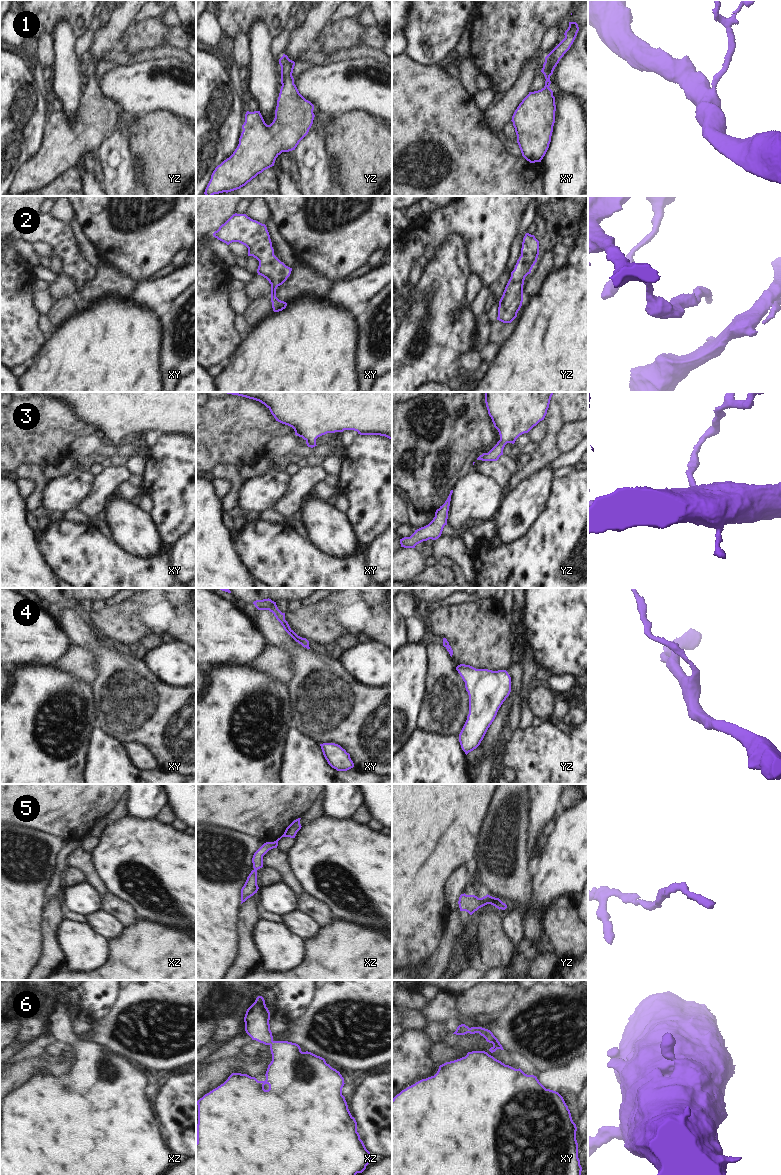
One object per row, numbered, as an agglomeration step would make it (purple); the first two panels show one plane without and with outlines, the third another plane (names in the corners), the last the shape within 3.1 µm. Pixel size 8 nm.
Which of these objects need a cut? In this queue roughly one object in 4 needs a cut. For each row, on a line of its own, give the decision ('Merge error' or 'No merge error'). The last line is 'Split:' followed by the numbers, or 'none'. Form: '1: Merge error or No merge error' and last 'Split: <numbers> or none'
1: No merge error
2: No merge error
3: No merge error
4: No merge error
5: No merge error
6: No merge error
Split: none.

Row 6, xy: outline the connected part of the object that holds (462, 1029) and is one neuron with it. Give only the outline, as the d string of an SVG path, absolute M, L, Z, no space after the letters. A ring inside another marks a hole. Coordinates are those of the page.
M461 1024L457 1027L456 1031L453 1034L456 1035L465 1035L467 1033L475 1034L479 1033L483 1036L487 1042L492 1043L493 1046L489 1049L491 1053L495 1052L497 1049L504 1050L498 1039L493 1035L493 1033L485 1028L482 1027L471 1027L469 1028L465 1024Z

